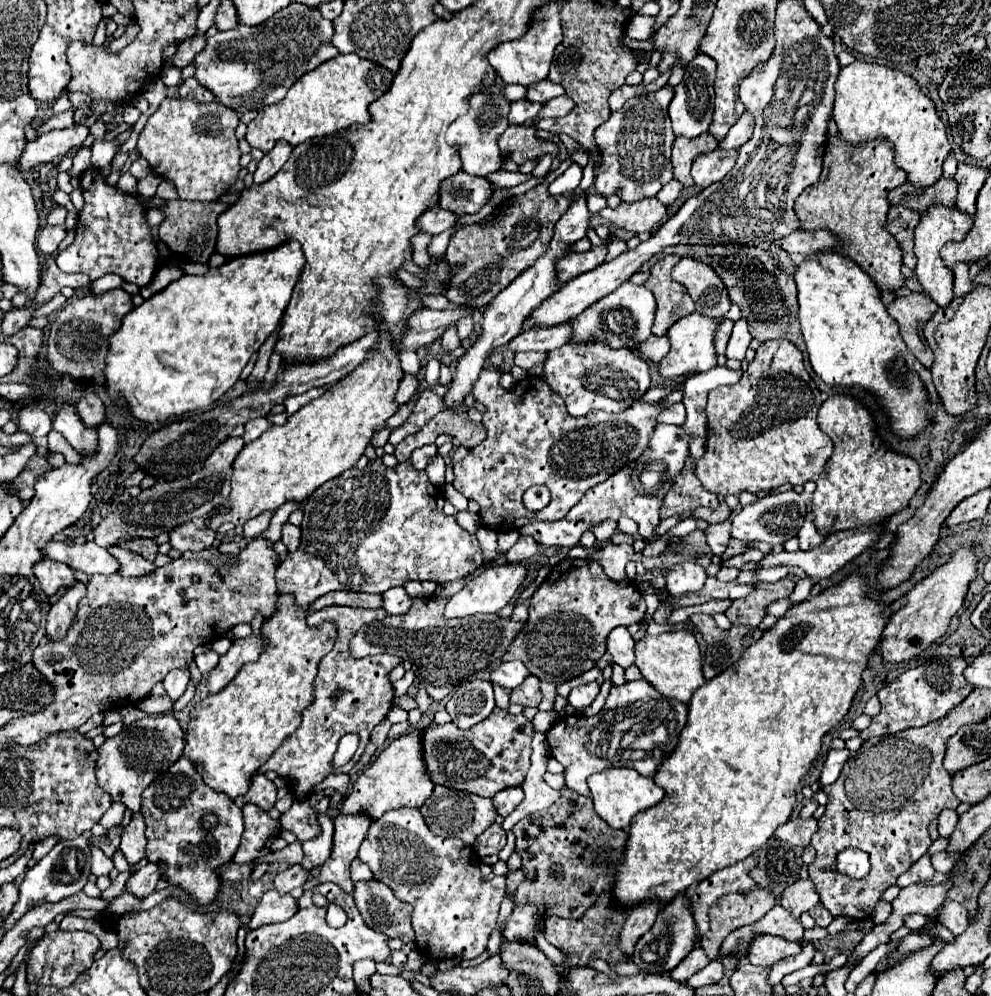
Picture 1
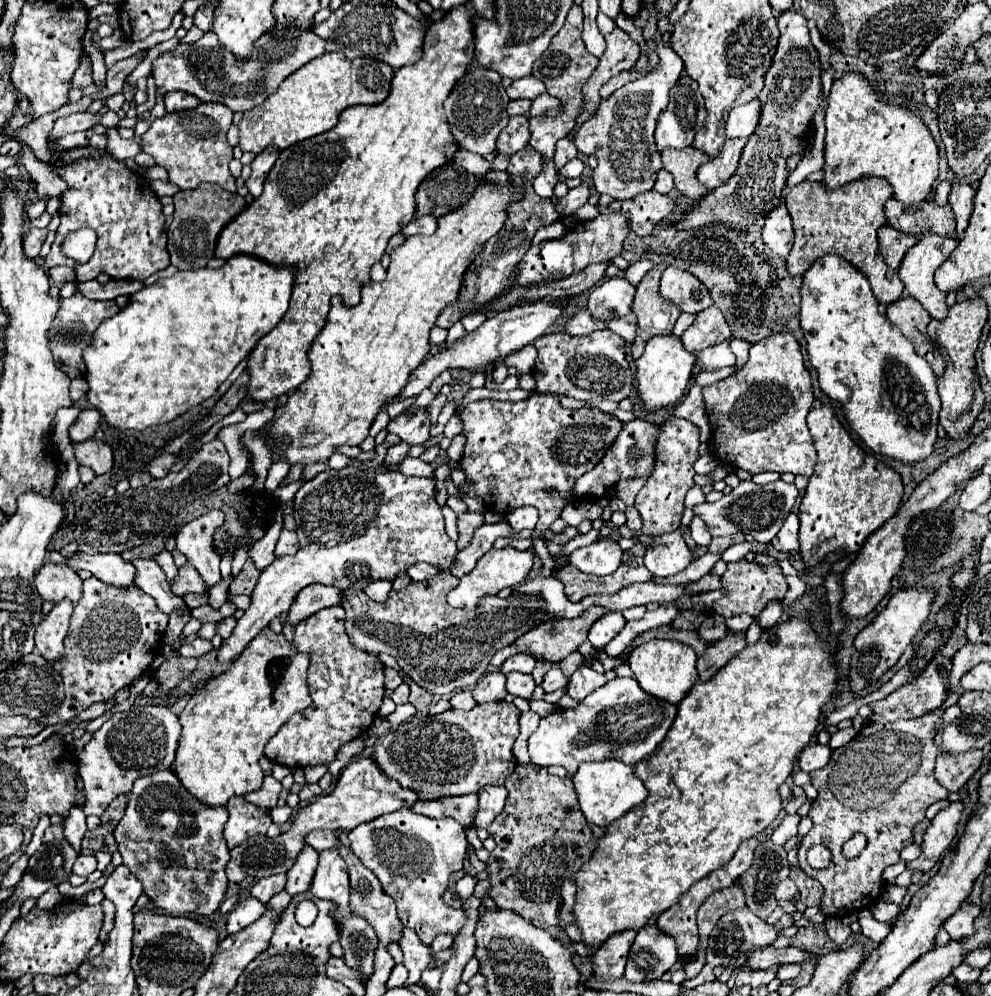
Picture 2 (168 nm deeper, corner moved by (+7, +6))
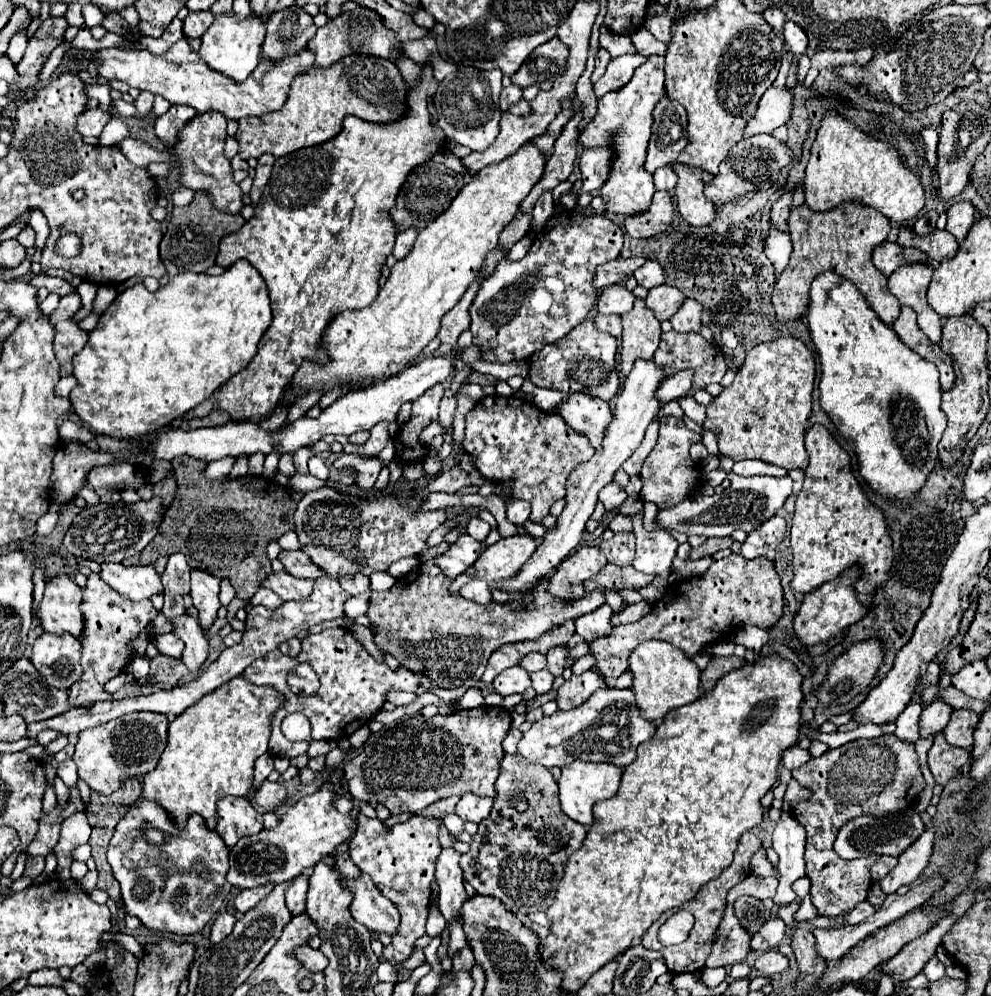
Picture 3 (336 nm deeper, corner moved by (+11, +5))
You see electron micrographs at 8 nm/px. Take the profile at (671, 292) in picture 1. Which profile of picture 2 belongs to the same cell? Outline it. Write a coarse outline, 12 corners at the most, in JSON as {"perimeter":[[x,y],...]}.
{"perimeter":[[665,262],[655,264],[637,284],[633,312],[639,334],[633,358],[649,338],[671,334],[681,314],[659,292]]}

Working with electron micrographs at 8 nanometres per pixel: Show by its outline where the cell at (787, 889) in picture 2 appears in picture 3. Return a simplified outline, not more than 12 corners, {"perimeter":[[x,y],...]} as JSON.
{"perimeter":[[749,875],[733,891],[729,903],[741,895],[775,897],[777,877]]}

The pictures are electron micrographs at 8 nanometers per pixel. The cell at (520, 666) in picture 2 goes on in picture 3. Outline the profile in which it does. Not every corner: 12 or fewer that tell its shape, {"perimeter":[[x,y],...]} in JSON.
{"perimeter":[[543,653],[525,655],[519,665],[529,673],[545,669]]}

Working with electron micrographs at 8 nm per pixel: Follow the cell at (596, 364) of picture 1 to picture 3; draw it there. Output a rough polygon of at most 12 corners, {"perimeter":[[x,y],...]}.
{"perimeter":[[585,319],[529,359],[535,387],[619,391],[617,339]]}

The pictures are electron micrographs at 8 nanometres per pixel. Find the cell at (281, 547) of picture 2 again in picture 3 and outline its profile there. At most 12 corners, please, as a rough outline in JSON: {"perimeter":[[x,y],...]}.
{"perimeter":[[283,551],[279,561],[289,575],[319,579],[325,575],[305,551]]}

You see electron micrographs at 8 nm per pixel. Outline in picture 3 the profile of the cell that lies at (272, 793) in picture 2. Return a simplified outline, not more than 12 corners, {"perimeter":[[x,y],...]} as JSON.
{"perimeter":[[263,781],[255,803],[267,811],[275,811],[287,791],[279,781]]}

